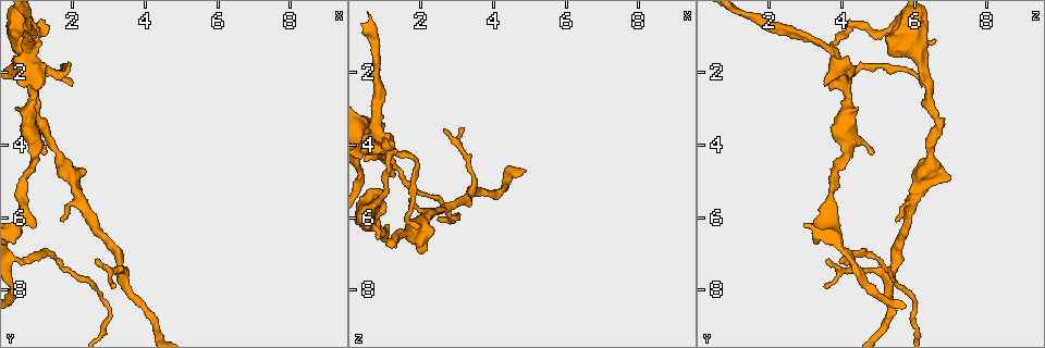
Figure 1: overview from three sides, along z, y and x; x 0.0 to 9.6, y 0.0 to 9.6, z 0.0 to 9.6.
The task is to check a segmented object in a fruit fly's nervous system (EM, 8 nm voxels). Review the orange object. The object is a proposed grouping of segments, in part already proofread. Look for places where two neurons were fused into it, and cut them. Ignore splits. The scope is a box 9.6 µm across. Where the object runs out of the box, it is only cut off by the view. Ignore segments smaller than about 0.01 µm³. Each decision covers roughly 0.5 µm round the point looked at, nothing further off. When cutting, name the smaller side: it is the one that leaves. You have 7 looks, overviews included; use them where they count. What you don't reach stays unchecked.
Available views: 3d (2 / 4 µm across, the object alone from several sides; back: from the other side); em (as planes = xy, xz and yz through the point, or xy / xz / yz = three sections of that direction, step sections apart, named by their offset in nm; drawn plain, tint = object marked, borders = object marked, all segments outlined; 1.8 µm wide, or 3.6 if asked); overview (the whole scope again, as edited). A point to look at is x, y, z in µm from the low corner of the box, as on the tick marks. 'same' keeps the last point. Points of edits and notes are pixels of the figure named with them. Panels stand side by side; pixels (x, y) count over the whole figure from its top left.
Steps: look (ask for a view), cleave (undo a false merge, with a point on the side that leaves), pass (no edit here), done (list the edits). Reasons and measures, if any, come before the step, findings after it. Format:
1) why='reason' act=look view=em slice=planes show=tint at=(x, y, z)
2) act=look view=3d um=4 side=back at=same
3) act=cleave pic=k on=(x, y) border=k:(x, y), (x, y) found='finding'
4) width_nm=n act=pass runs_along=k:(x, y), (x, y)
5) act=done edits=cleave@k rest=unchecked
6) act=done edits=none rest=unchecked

why='looks like a crossing' act=look view=3d um=4 at=(0.90, 1.60, 3.90)

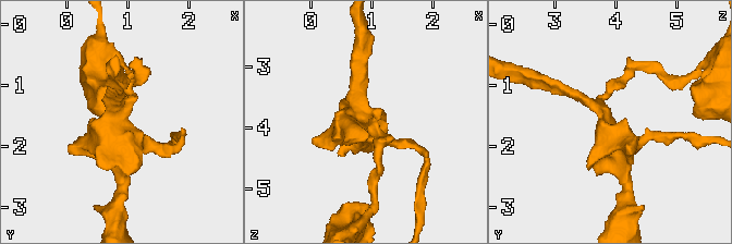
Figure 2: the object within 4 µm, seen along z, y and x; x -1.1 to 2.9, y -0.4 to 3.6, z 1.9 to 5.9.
why='now the EM' act=look view=em slice=yz step=4 show=tint at=(0.85, 1.65, 3.85)

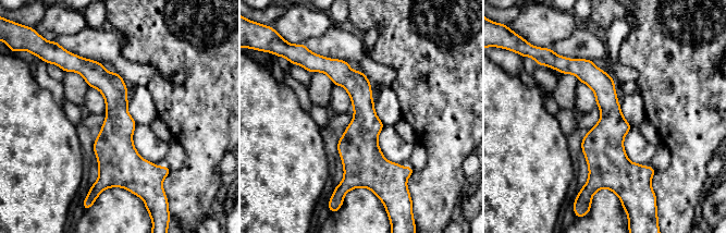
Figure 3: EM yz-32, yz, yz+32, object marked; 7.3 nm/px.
why='cut it another way' act=look view=em slice=planes show=tint at=same

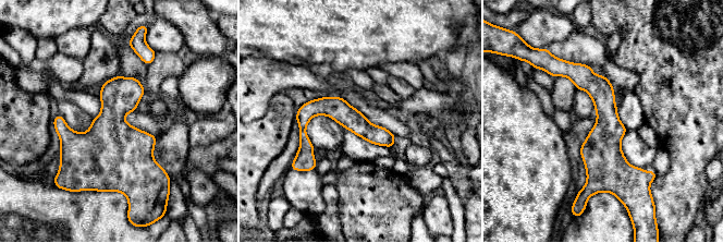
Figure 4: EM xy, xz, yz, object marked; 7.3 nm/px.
act=pass runs_along=4:(571, 65), (603, 98), (599, 186) found='all the same neuron'

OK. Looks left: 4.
why='a fork' act=look view=em slice=planes show=plain at=(1.05, 3.95, 4.15)

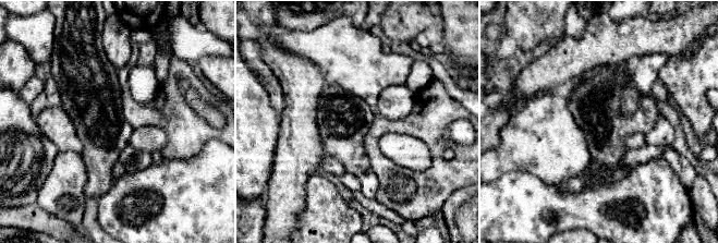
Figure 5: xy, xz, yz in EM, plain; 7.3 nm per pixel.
act=look view=em slice=planes show=tint at=same

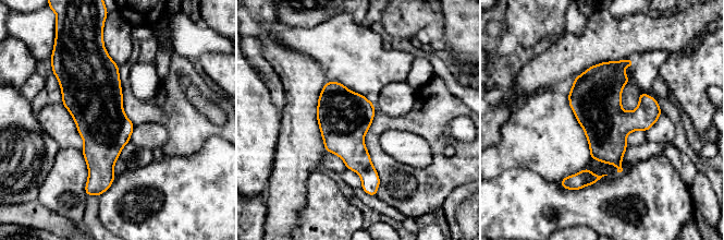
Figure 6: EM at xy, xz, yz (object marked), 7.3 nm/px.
width_nm=380 act=pass found='continuous, no second neuron'

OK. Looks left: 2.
why='small branch off a trunk' act=look view=3d um=4 at=(0.65, 0.75, 5.75)

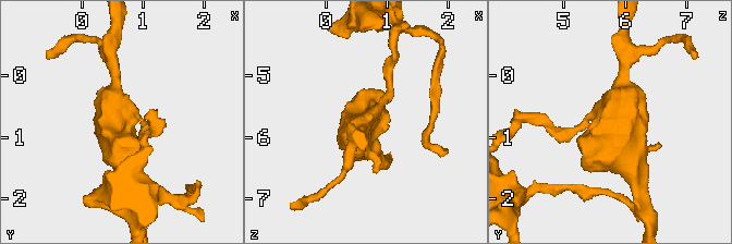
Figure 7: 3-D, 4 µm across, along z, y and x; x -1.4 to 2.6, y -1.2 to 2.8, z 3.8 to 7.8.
why='shape alone is not enough' act=look view=em um=3.6 slice=planes show=tint at=(0.65, 0.75, 5.70)

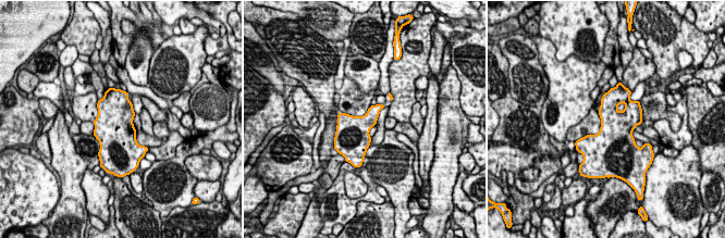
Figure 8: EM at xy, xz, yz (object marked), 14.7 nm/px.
width_nm=360 act=pass found='one neuron here'

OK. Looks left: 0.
act=done edits=none rest=unchecked

